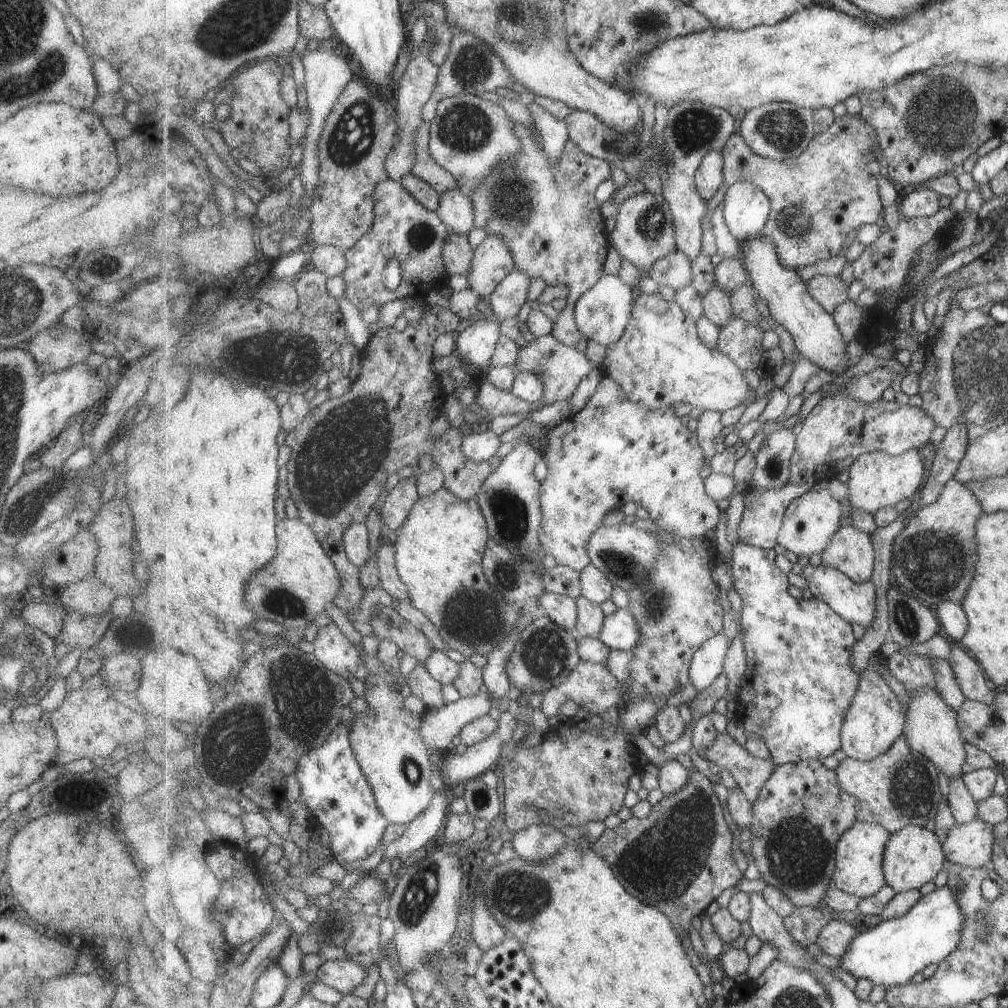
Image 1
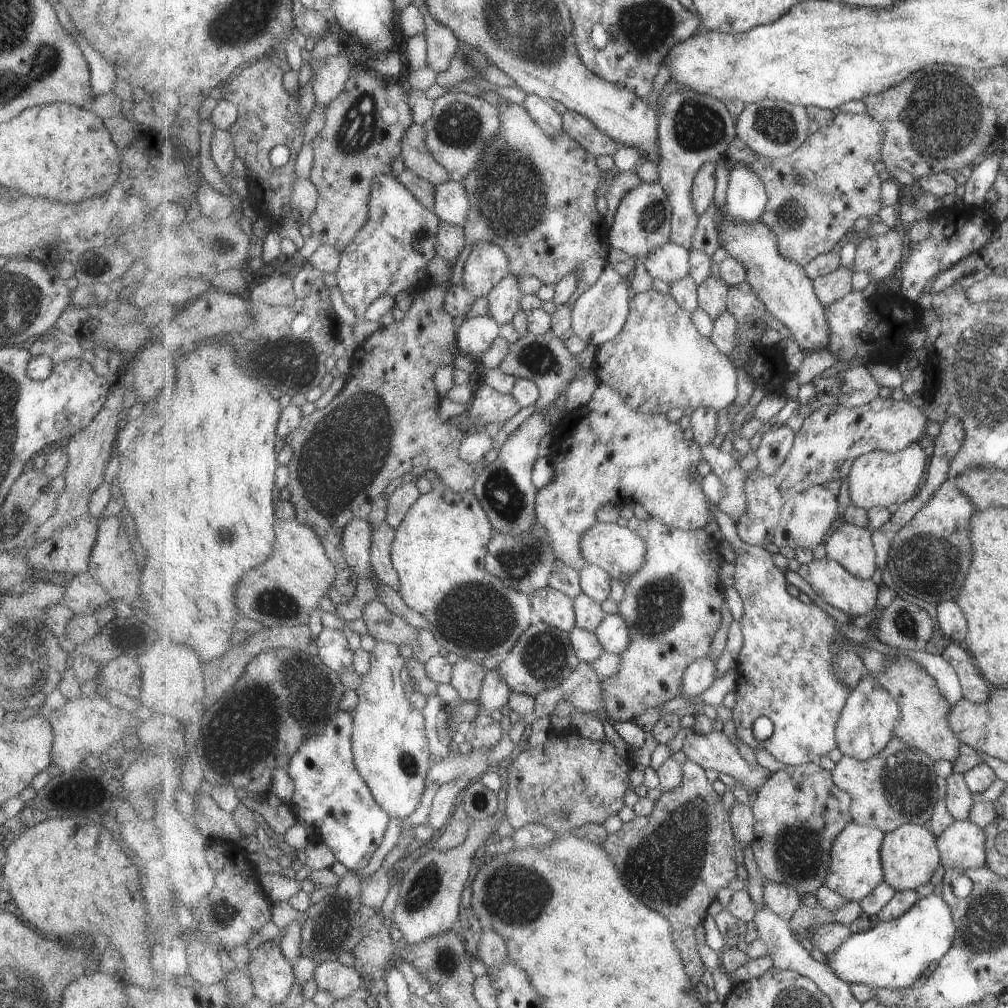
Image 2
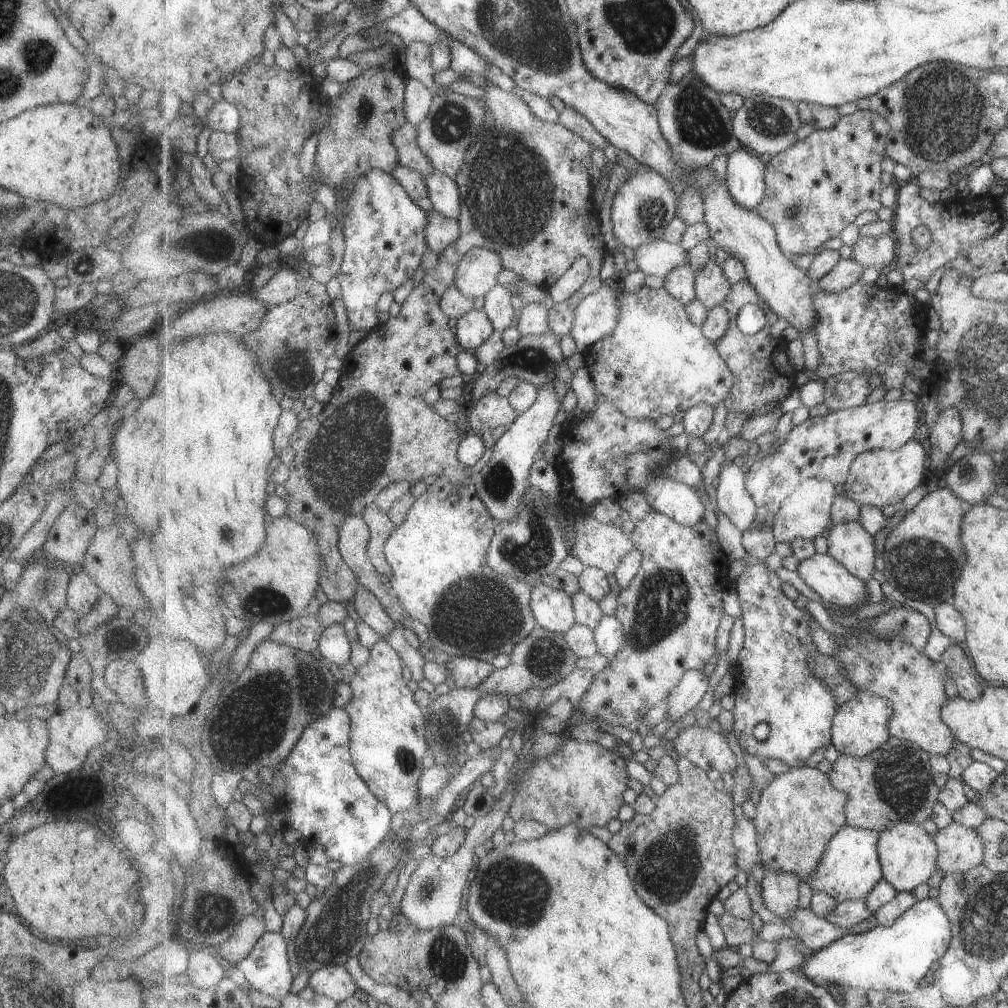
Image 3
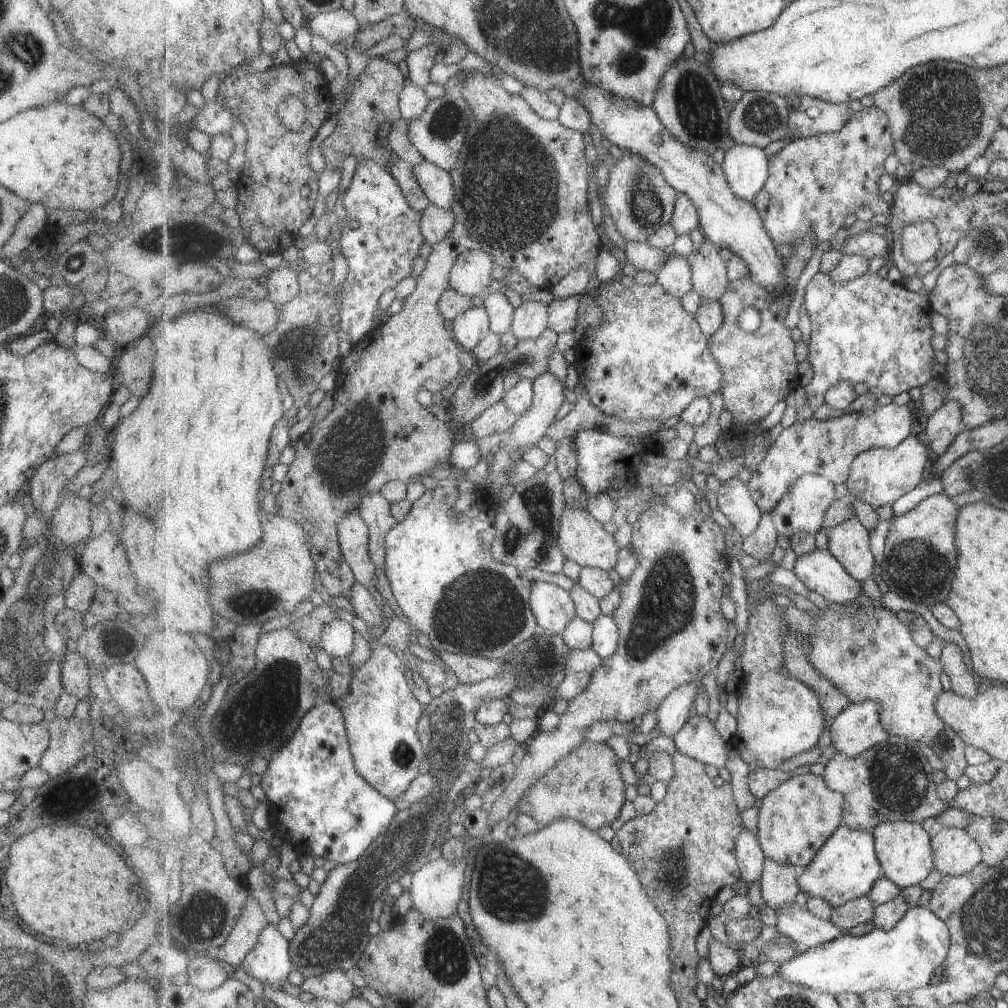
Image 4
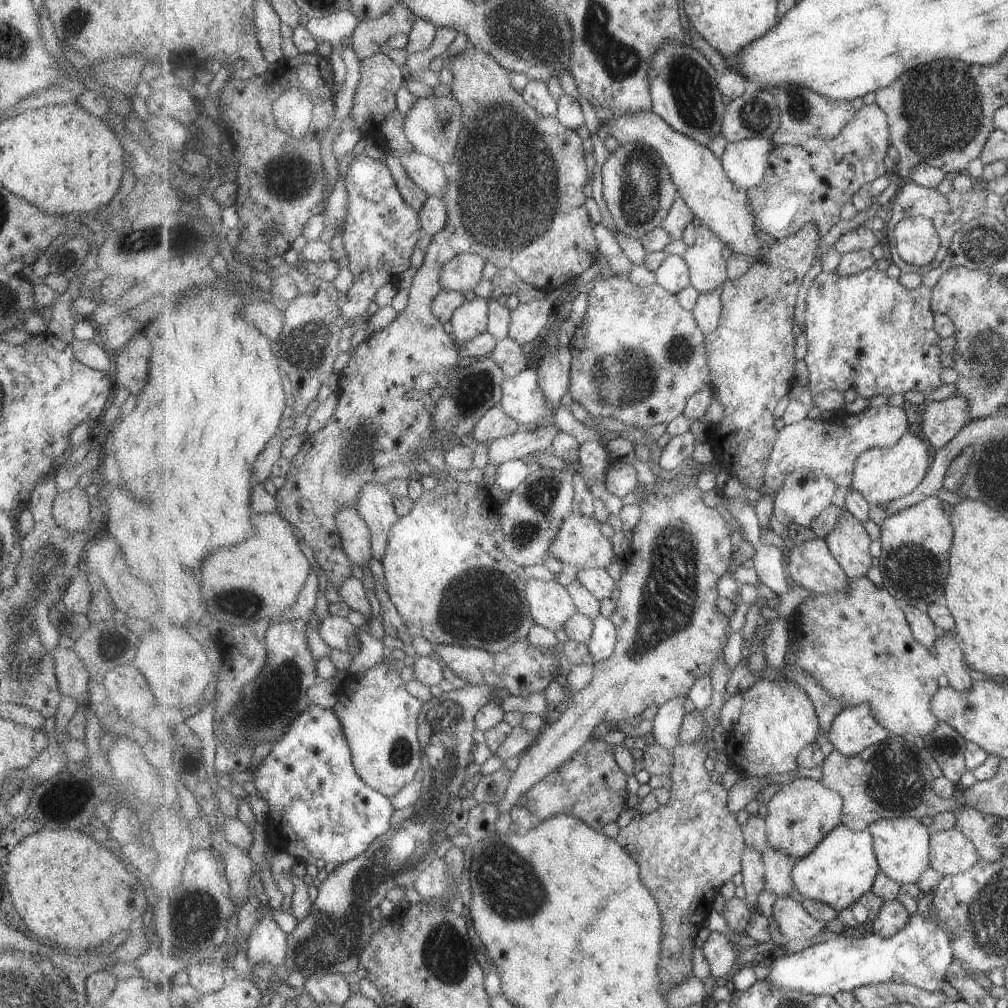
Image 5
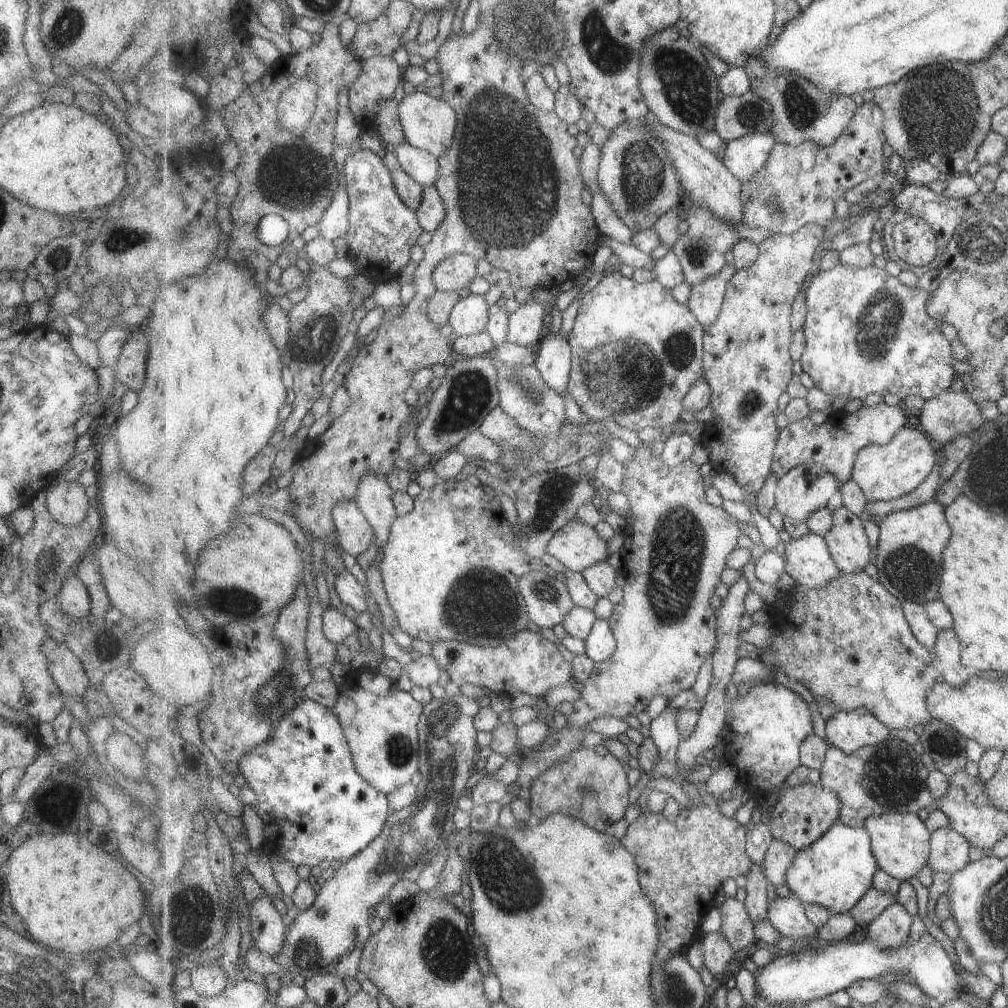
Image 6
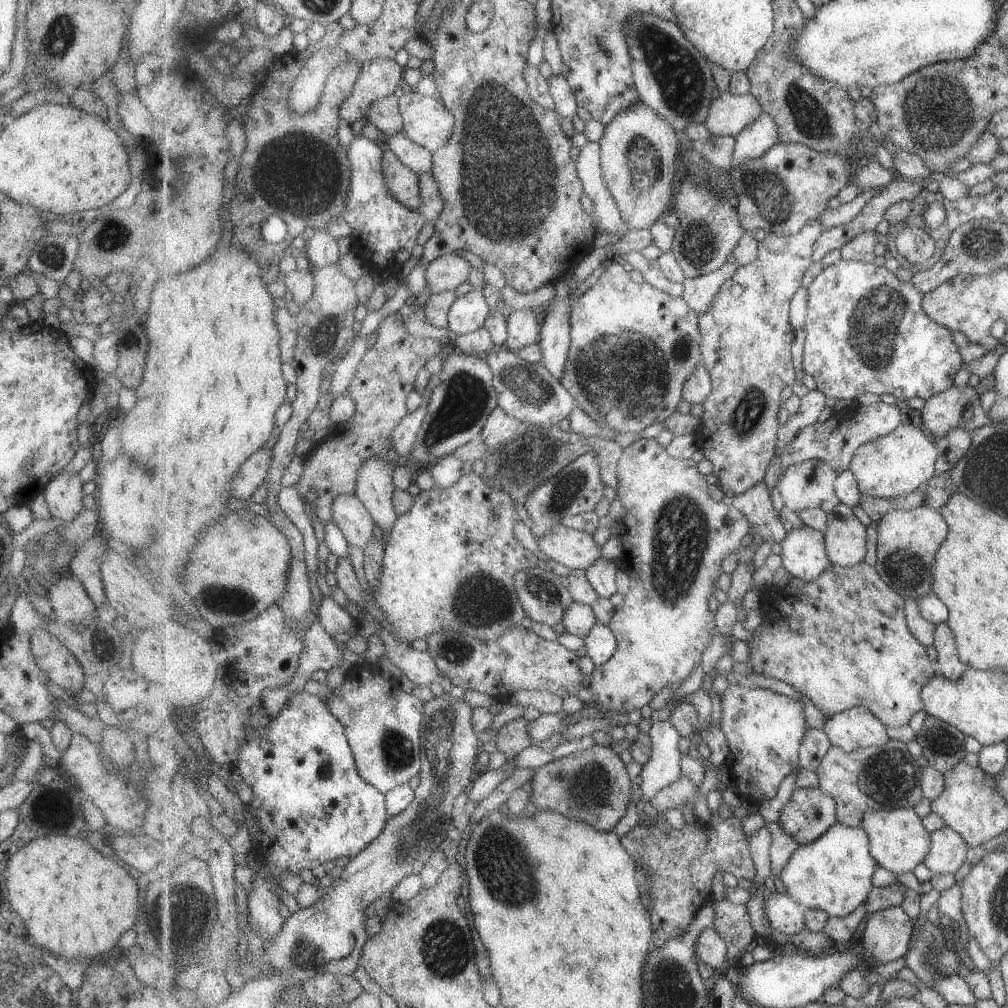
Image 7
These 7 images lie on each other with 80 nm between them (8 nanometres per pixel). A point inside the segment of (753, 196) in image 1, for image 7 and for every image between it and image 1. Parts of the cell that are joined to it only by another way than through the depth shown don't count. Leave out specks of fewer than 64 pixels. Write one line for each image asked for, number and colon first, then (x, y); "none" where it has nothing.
2: (746, 197)
3: (746, 173)
4: (746, 166)
5: (746, 161)
6: (747, 154)
7: (755, 139)

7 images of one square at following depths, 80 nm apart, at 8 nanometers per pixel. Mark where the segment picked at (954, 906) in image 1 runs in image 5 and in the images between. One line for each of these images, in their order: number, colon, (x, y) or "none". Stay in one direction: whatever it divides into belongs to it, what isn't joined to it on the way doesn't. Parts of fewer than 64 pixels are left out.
2: (892, 955)
3: (897, 958)
4: (905, 958)
5: (920, 953)

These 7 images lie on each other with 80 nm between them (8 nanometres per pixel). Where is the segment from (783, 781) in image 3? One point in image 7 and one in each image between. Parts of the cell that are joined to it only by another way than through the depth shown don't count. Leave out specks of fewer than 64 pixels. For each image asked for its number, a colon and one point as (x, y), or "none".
4: (796, 819)
5: (800, 816)
6: (803, 814)
7: (809, 813)

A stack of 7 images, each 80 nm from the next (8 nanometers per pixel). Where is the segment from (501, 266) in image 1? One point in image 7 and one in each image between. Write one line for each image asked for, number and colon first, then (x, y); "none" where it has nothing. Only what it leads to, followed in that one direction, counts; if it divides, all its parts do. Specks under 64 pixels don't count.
2: (487, 265)
3: (477, 273)
4: (471, 274)
5: (463, 273)
6: (455, 272)
7: (446, 273)

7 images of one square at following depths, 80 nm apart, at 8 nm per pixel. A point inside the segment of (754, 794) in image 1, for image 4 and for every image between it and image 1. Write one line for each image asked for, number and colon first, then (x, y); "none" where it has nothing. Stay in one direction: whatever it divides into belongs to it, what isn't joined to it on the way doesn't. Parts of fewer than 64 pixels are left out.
2: (716, 750)
3: (706, 748)
4: (699, 738)

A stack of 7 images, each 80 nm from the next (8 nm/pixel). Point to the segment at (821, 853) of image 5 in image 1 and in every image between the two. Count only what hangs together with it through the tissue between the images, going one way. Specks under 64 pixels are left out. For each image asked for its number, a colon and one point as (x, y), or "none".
1: (860, 868)
2: (856, 870)
3: (851, 868)
4: (847, 866)

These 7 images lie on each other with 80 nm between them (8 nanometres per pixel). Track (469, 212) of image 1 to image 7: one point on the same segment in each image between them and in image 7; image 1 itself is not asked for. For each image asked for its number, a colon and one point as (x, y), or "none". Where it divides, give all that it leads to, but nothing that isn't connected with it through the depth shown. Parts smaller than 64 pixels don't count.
2: (452, 205)
3: (444, 190)
4: (438, 183)
5: (427, 172)
6: (423, 166)
7: (420, 159)

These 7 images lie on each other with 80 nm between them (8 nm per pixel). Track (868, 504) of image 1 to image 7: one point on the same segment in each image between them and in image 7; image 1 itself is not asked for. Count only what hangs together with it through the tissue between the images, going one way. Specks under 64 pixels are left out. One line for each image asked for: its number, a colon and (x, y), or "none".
2: (879, 478)
3: (878, 477)
4: (880, 476)
5: (883, 474)
6: (888, 471)
7: (890, 467)

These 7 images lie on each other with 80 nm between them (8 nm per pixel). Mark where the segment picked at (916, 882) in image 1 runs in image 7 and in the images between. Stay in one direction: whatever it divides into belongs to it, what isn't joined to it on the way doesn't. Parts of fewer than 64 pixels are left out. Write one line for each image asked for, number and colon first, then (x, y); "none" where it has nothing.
2: (910, 854)
3: (908, 854)
4: (905, 849)
5: (902, 844)
6: (902, 843)
7: (899, 840)

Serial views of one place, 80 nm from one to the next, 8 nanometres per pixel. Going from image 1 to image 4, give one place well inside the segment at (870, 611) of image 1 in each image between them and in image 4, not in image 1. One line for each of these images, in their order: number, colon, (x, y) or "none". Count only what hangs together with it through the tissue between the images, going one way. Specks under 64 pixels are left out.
2: (831, 581)
3: (822, 572)
4: (819, 570)

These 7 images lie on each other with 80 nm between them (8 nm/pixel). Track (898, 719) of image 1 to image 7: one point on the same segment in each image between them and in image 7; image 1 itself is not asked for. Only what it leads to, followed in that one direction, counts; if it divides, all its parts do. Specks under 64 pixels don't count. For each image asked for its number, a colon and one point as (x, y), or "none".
2: (866, 726)
3: (861, 726)
4: (859, 727)
5: (856, 728)
6: (847, 730)
7: (855, 728)

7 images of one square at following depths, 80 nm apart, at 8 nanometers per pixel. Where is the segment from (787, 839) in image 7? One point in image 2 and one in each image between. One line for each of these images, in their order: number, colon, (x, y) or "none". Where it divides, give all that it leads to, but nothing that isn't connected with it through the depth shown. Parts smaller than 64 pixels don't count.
2: (782, 899)
3: (780, 893)
4: (779, 885)
5: (779, 865)
6: (781, 854)

